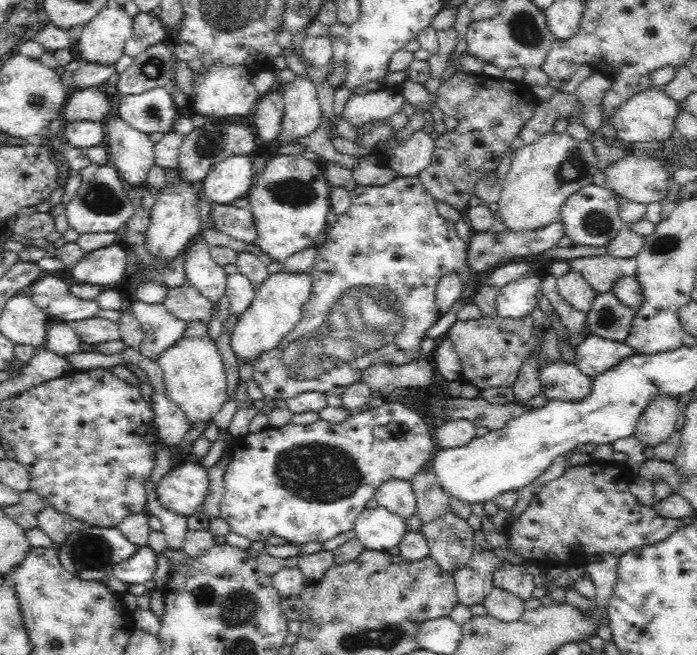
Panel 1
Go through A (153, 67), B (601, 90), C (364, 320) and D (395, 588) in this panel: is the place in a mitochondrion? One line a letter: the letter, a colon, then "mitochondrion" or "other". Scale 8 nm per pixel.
A: mitochondrion
B: other
C: mitochondrion
D: other

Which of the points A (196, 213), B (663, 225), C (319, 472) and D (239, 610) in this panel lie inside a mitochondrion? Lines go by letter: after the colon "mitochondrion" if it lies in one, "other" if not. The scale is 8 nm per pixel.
A: other
B: other
C: mitochondrion
D: mitochondrion

